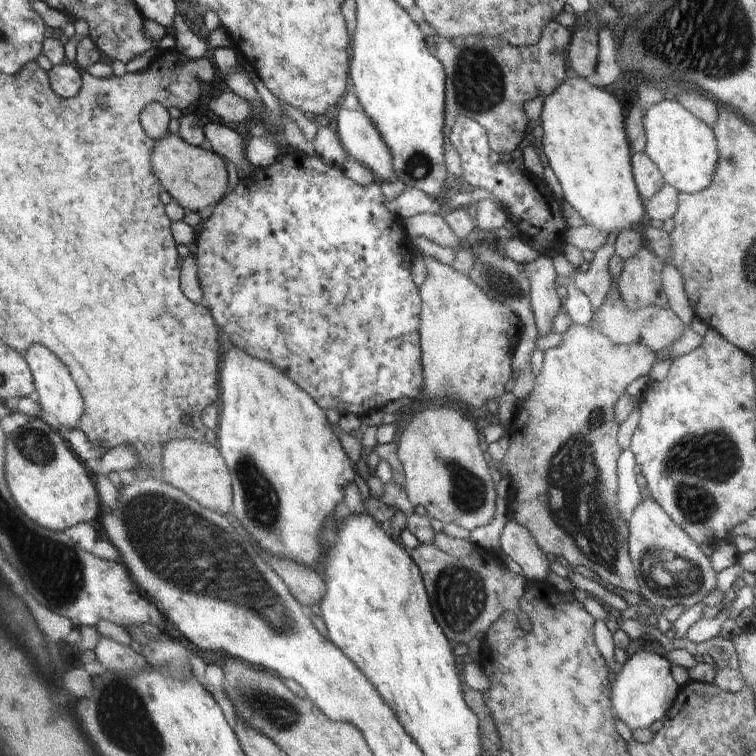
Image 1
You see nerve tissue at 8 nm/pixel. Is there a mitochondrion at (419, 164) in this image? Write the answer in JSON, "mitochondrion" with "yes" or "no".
{"mitochondrion":"yes"}

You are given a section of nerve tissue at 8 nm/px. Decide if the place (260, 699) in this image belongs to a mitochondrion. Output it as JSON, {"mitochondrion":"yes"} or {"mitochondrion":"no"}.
{"mitochondrion":"yes"}

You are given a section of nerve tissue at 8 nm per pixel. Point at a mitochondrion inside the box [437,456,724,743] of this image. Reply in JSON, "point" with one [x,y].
{"point":[664,564]}

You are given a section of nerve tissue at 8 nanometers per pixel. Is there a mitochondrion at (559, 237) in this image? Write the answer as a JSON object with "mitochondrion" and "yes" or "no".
{"mitochondrion":"no"}

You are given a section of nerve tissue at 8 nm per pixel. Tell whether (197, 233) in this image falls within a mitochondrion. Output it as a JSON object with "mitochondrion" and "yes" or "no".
{"mitochondrion":"no"}

